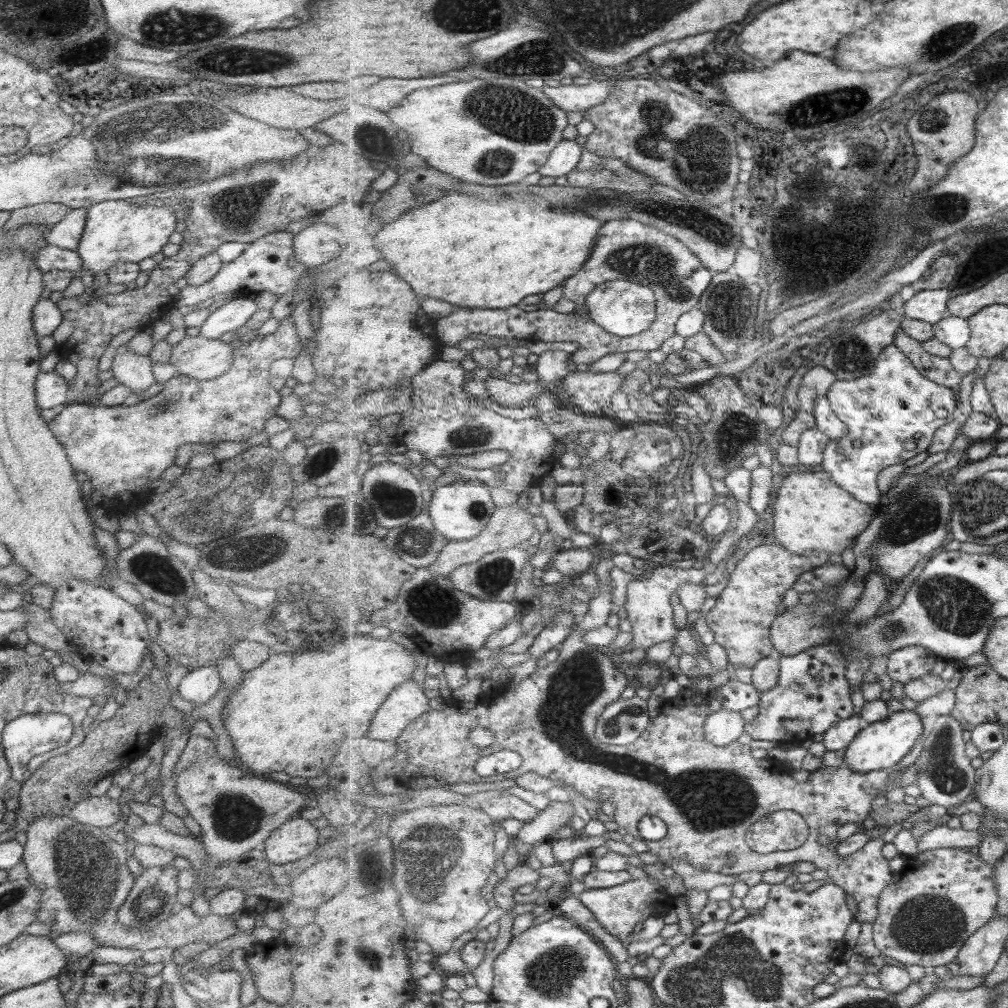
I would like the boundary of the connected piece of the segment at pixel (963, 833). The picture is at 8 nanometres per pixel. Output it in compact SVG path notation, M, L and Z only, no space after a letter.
M945 824L919 838L920 853L939 848L969 849L970 847L978 847L983 839L984 829L970 832L963 827L954 829Z

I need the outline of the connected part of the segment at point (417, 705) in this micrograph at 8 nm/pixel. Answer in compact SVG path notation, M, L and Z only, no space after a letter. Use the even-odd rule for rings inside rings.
M410 680L402 684L382 706L382 712L374 718L374 728L370 728L370 738L382 741L398 741L416 720L422 718L430 708L430 698L424 692L424 684Z

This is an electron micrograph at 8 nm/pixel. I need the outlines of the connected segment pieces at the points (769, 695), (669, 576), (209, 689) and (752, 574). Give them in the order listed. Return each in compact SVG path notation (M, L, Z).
M822 644L796 656L781 656L780 659L782 673L779 686L763 694L760 716L747 724L746 733L754 740L806 745L816 734L826 735L834 724L859 713L840 645Z
M660 564L653 570L653 576L650 579L642 580L637 578L628 584L627 603L625 608L628 610L629 620L632 622L635 638L624 650L632 651L636 648L648 650L660 642L675 640L680 636L680 629L676 626L674 618L674 606L672 606L672 596L679 592L682 584L693 582L696 584L705 584L704 578L710 574L710 570L689 568L681 569L678 567L666 567Z
M199 667L186 673L180 681L178 694L182 700L198 708L214 698L222 684L216 667Z
M780 543L763 544L747 554L729 576L730 583L721 593L716 606L707 614L708 622L716 633L717 643L728 649L735 666L755 668L766 657L777 656L772 642L774 620L781 616L782 604L788 590L801 580L804 572L811 575L818 566L830 562L826 551L806 551L798 554Z

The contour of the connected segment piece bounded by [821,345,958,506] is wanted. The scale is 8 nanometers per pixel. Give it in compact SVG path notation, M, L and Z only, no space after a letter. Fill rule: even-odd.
M890 346L884 350L881 358L876 362L877 367L868 376L858 380L839 380L828 397L838 416L850 427L850 432L838 440L831 440L825 450L825 459L821 464L822 470L830 472L834 481L846 491L853 493L858 500L870 505L878 505L885 499L880 492L878 478L880 474L896 464L905 464L907 460L929 451L934 444L938 428L954 422L954 414L958 410L958 396L953 388L944 386L935 380L930 380L914 364L914 361L898 346ZM908 440L917 440L917 447L913 450L906 448Z

